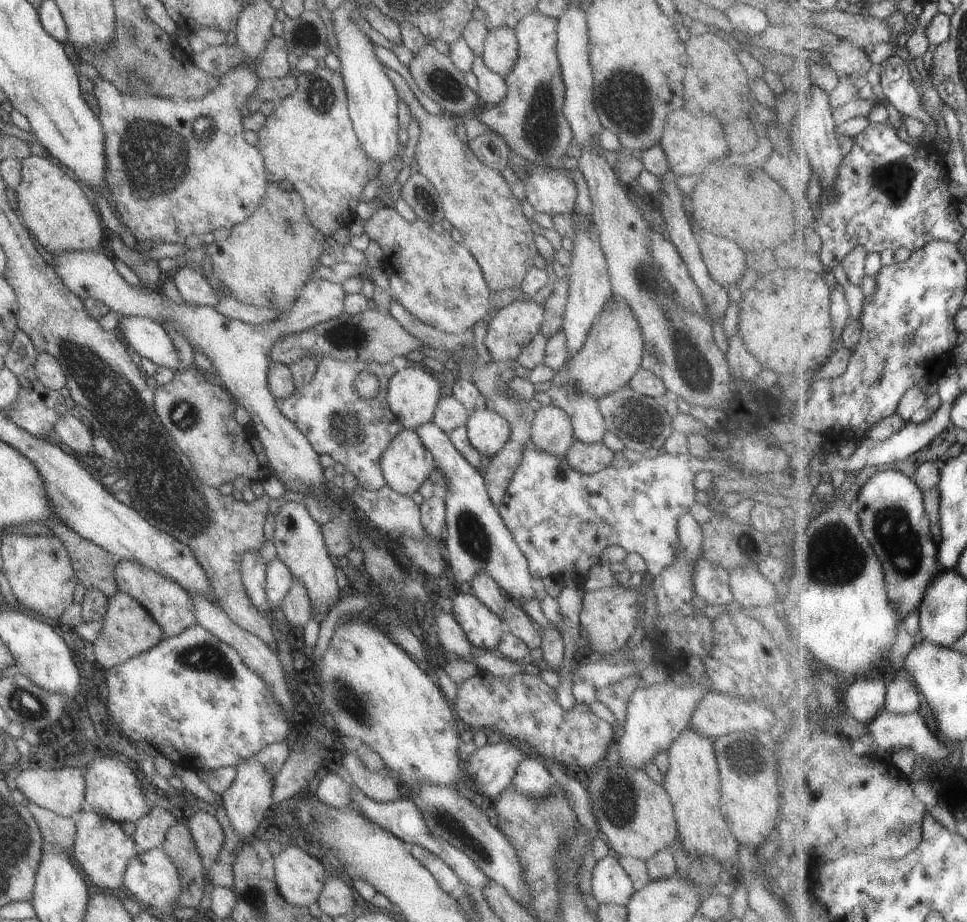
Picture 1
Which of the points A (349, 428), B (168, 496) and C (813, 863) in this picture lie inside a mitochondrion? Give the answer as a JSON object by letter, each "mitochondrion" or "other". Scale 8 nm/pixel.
{"A":"mitochondrion","B":"mitochondrion","C":"other"}

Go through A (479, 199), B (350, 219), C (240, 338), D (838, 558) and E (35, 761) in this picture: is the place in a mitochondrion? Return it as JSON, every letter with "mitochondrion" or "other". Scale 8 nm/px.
{"A":"other","B":"other","C":"other","D":"mitochondrion","E":"other"}

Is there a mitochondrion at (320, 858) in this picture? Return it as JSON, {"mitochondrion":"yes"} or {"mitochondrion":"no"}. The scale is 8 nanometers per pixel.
{"mitochondrion":"no"}

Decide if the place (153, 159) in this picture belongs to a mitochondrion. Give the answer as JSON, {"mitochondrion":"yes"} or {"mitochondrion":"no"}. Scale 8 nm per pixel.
{"mitochondrion":"yes"}

